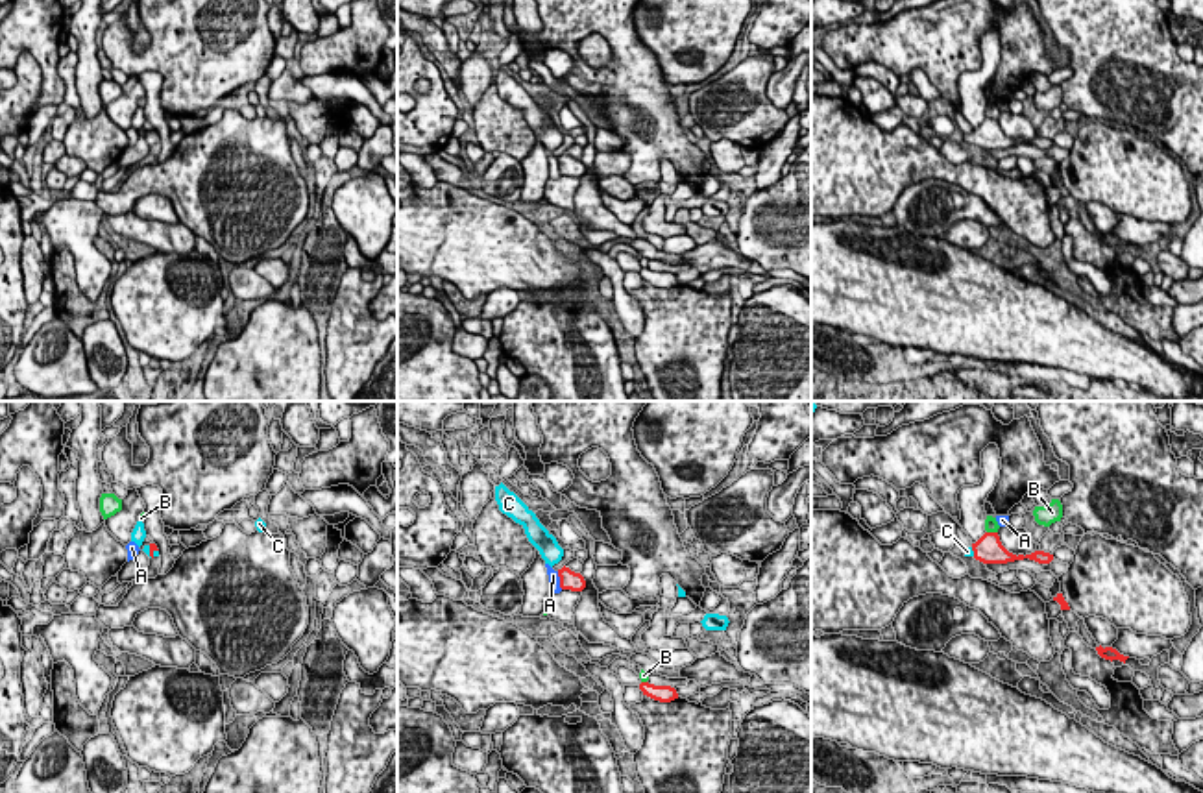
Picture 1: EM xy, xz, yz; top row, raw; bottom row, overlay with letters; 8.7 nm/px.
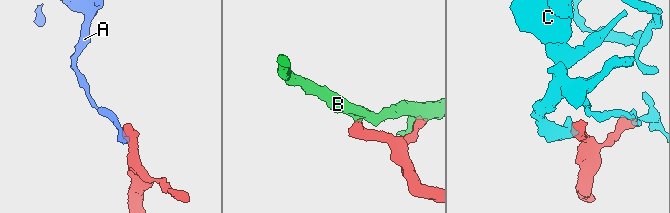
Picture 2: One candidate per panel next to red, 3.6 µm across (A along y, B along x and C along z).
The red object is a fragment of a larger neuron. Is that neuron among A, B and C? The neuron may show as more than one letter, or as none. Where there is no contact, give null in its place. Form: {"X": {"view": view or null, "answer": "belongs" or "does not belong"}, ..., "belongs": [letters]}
{"A": {"view": "xz", "answer": "does not belong"}, "B": {"view": "yz", "answer": "does not belong"}, "C": {"view": "xy", "answer": "belongs"}, "belongs": ["C"]}

